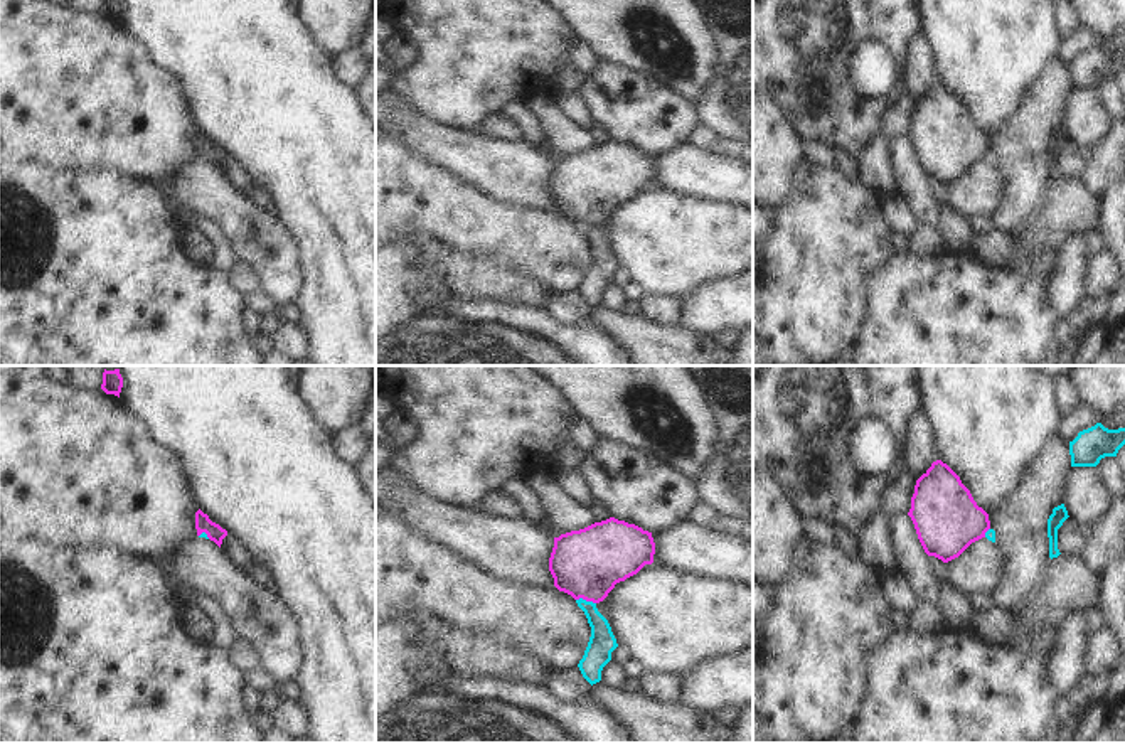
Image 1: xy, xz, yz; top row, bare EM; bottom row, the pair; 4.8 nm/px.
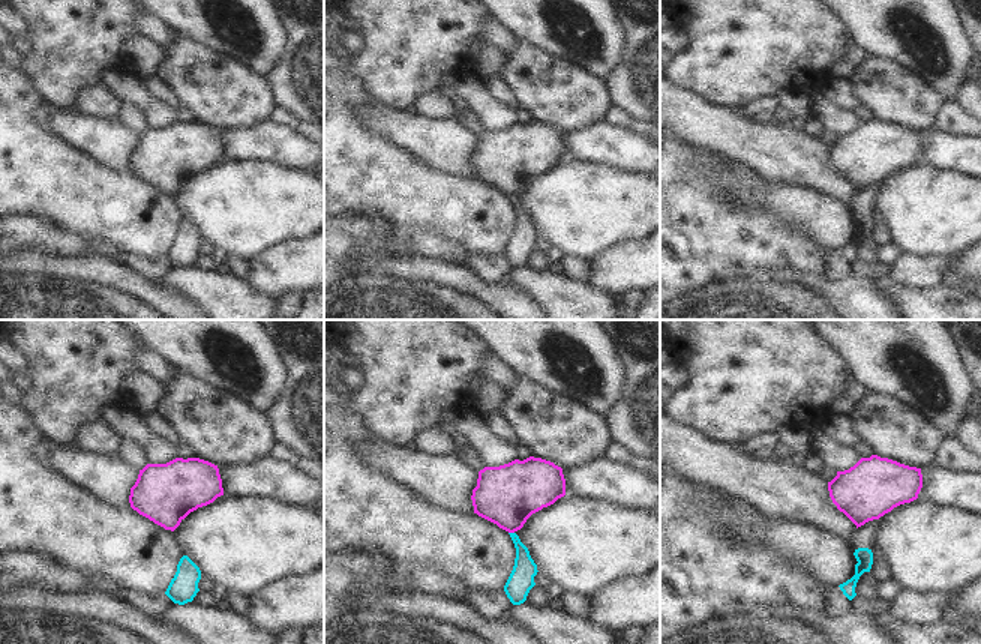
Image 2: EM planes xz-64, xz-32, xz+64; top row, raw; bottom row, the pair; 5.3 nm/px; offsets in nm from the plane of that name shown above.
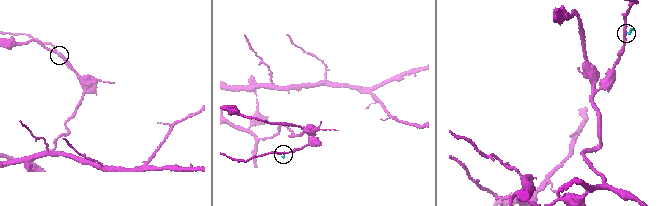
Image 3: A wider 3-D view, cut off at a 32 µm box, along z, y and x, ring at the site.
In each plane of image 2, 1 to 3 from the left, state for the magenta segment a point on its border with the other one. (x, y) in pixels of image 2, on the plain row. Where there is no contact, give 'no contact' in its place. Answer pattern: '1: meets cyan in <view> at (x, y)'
1: no contact
2: meets cyan in xz-32 at (512, 197)
3: no contact

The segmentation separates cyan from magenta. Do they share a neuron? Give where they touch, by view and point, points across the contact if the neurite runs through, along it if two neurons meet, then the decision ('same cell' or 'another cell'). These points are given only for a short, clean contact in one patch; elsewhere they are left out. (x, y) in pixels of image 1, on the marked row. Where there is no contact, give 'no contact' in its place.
contact xz (585, 600); border xz (576, 598), (595, 604); another cell

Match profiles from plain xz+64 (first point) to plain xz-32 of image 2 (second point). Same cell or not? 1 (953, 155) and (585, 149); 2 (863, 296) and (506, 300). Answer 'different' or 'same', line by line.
1: same
2: same

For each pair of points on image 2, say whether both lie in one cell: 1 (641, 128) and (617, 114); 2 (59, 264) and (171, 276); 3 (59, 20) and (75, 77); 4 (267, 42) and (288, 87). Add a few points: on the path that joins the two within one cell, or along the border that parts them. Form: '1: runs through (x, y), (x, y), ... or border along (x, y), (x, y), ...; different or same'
1: runs through (635, 125), (623, 120); same
2: border along (155, 282), (182, 293), (189, 300); different
3: runs through (71, 33), (71, 63); same
4: border along (284, 27), (285, 44), (279, 60), (266, 77); different

